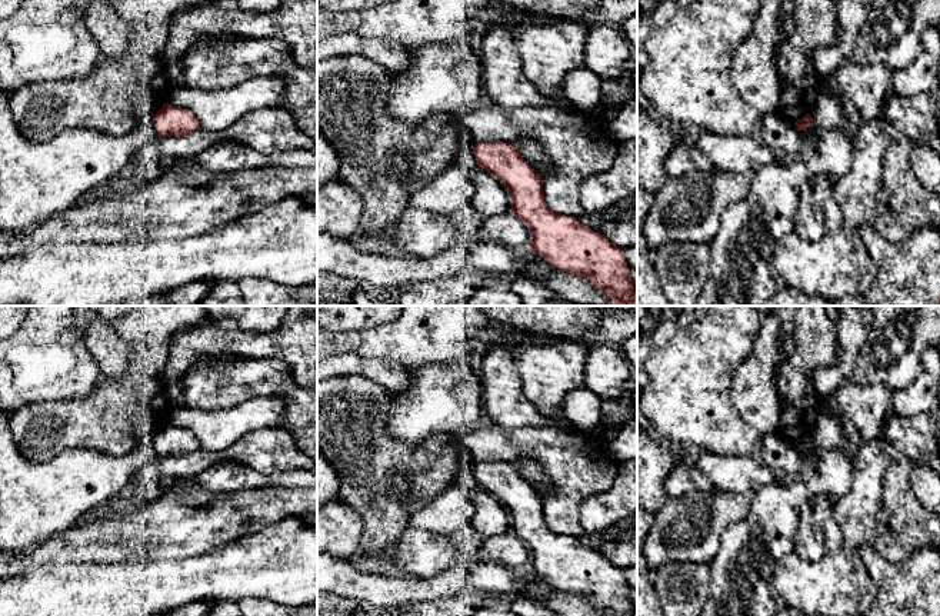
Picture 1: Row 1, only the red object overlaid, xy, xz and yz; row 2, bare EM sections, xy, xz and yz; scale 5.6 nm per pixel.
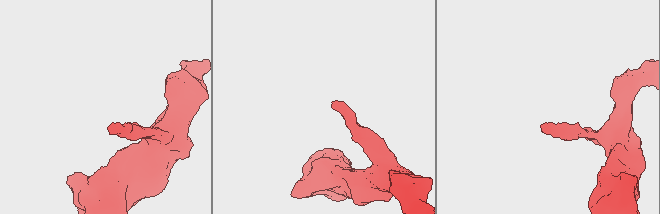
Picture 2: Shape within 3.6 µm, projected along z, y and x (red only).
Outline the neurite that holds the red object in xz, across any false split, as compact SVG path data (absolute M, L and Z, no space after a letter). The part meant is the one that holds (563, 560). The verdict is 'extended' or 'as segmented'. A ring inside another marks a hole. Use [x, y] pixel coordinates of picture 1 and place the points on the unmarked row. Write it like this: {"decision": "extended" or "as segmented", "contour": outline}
{"decision": "as segmented", "contour": "M501 462L479 463L474 465L474 476L476 485L497 497L509 512L511 532L530 550L530 572L544 577L554 589L584 597L604 616L637 616L621 569L600 552L583 546L577 537L550 530L544 522L543 497L513 466Z"}

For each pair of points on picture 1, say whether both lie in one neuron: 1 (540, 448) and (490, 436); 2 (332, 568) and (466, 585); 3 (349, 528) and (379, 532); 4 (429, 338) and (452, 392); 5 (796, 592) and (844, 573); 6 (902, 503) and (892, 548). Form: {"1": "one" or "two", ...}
{"1": "one", "2": "one", "3": "two", "4": "two", "5": "one", "6": "one"}

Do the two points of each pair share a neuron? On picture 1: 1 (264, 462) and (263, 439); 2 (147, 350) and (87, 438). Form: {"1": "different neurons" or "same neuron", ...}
{"1": "same neuron", "2": "same neuron"}

